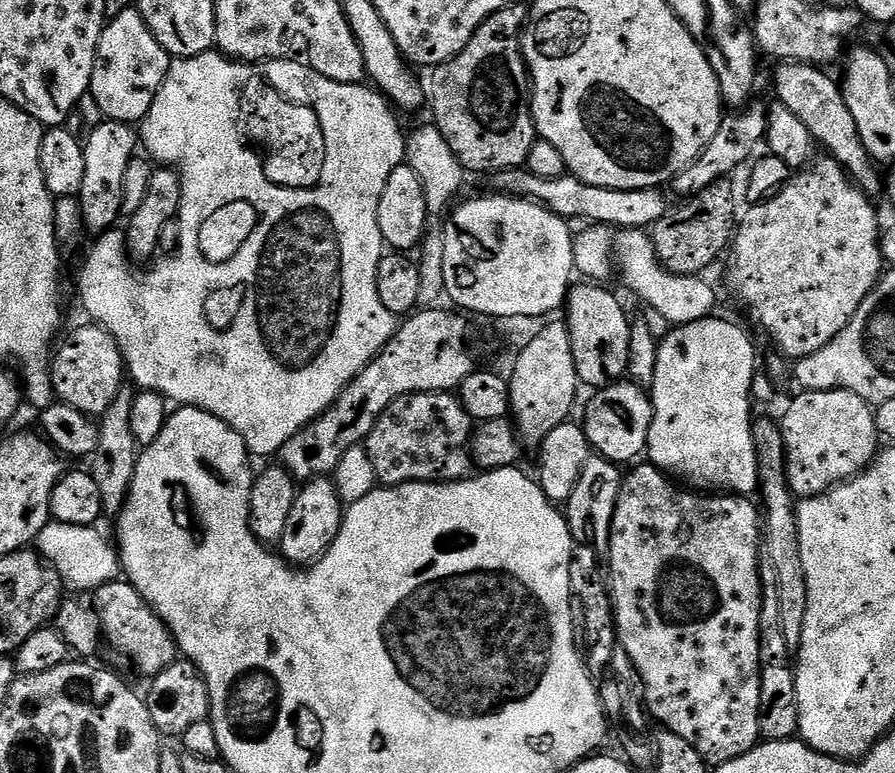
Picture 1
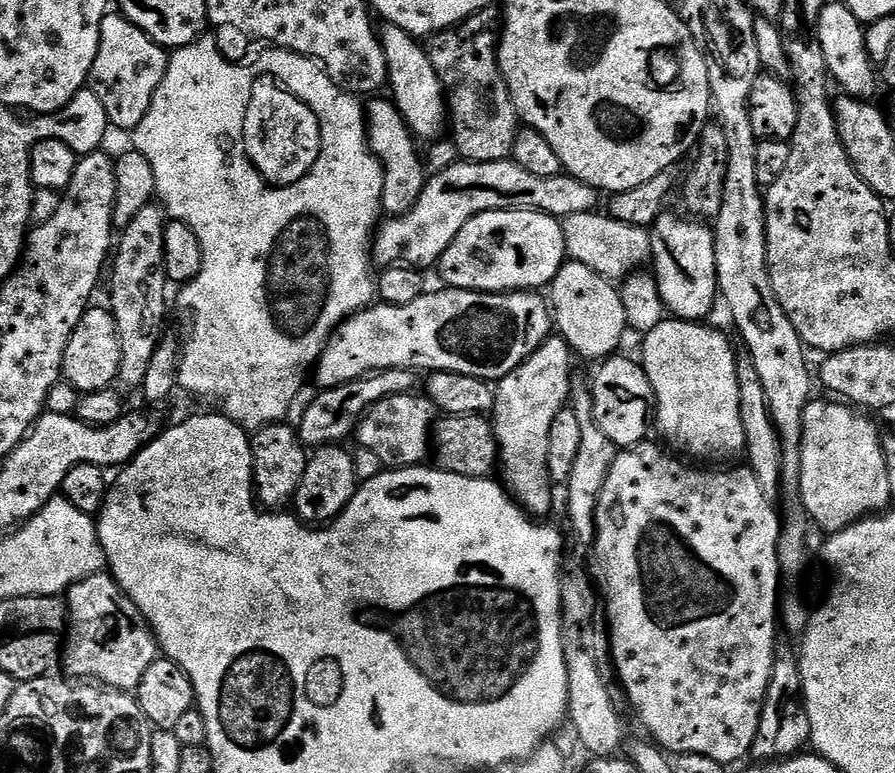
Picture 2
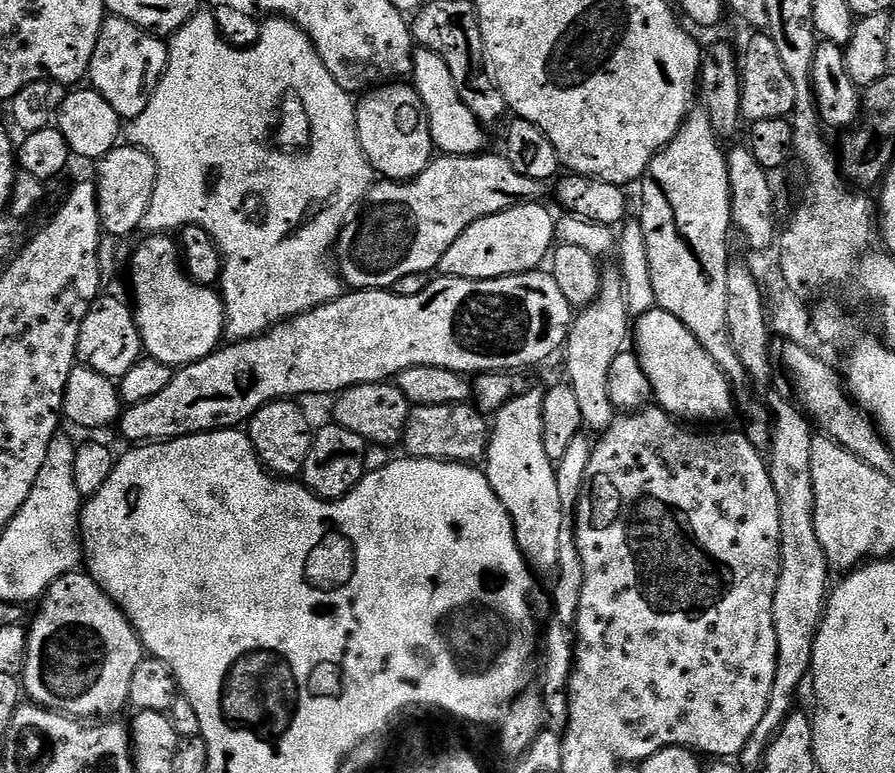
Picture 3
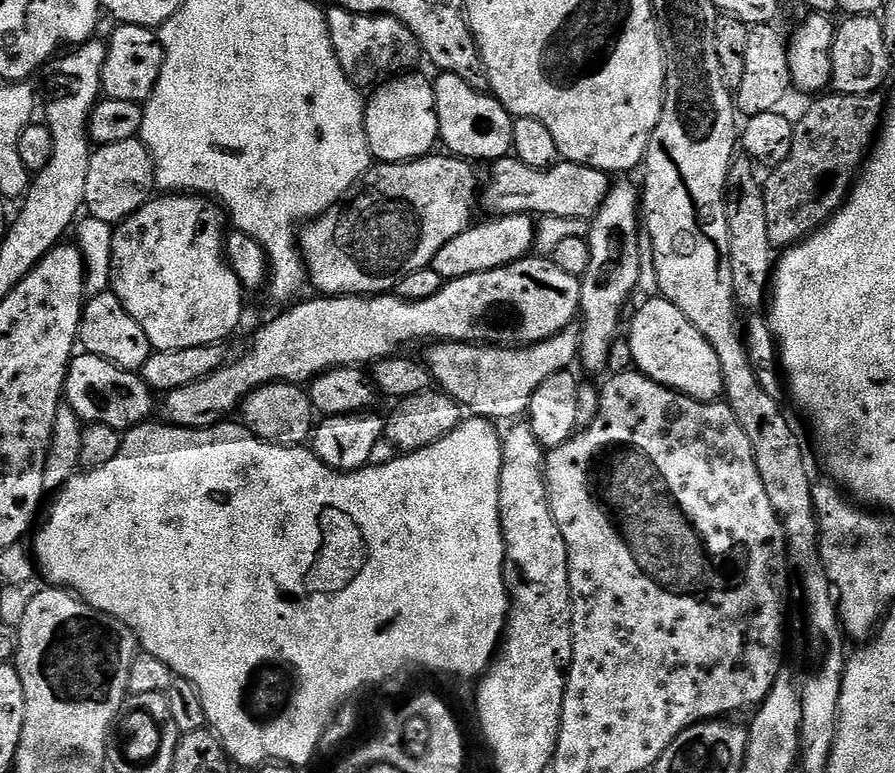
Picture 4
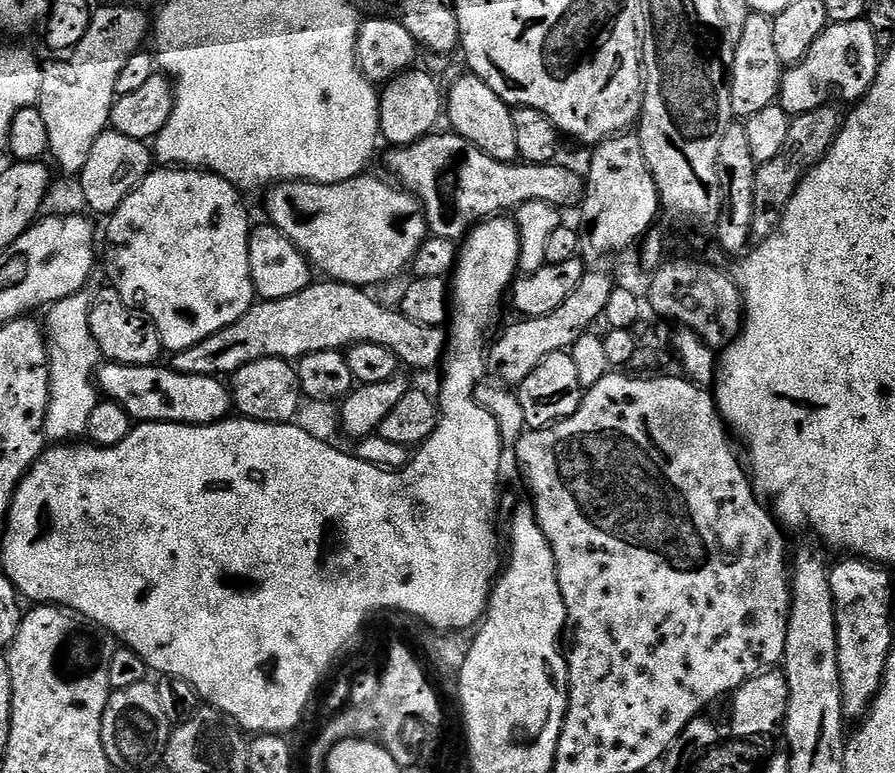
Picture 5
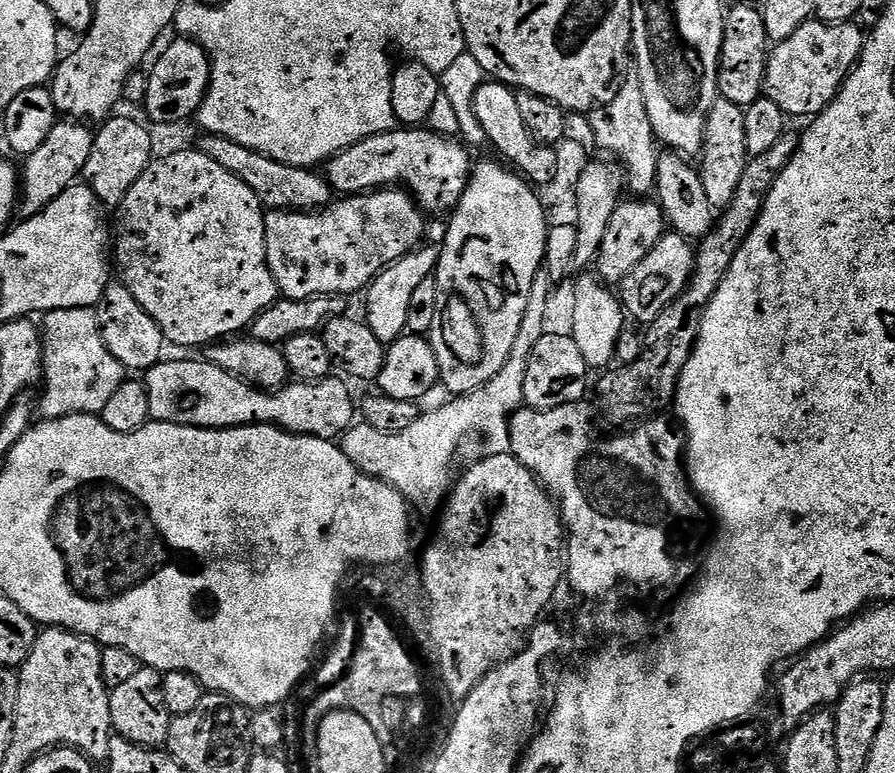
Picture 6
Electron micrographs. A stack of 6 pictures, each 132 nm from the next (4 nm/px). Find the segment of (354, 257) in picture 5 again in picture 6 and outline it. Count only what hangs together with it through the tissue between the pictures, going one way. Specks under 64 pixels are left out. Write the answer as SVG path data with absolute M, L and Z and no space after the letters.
M207 134L201 137L198 144L199 152L206 154L206 158L211 158L213 162L218 162L218 166L230 170L230 174L242 178L242 182L246 182L246 186L254 190L254 194L260 199L265 209L306 212L319 210L333 199L333 191L319 171L283 164L266 154L258 154L258 150L250 150L230 138Z

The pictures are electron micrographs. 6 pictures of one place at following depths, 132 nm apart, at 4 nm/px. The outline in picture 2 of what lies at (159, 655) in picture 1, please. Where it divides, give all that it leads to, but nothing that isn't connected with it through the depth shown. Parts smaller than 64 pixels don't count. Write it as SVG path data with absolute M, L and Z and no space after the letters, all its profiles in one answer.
M107 571L94 574L69 588L68 626L62 644L62 668L72 678L98 678L99 683L131 693L142 682L142 674L158 658L152 627Z

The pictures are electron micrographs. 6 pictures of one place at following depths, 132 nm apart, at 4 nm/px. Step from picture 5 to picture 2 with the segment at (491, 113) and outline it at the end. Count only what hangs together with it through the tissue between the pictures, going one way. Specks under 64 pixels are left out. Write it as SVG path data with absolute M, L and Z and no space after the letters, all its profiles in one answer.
M388 24L382 32L384 53L388 62L388 84L397 110L404 116L404 121L417 137L432 140L435 136L445 135L450 124L450 113L446 103L444 85L432 65L432 57L420 49L421 41L406 30Z

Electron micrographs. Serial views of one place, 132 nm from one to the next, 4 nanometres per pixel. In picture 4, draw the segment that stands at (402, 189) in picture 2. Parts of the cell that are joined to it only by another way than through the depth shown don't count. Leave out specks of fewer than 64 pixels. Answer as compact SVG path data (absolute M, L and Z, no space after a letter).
M405 74L390 79L379 85L367 97L364 106L364 129L370 150L377 161L386 164L405 164L407 160L419 160L421 156L429 155L435 149L432 147L437 147L440 127L436 113L436 89L431 79L416 75Z

